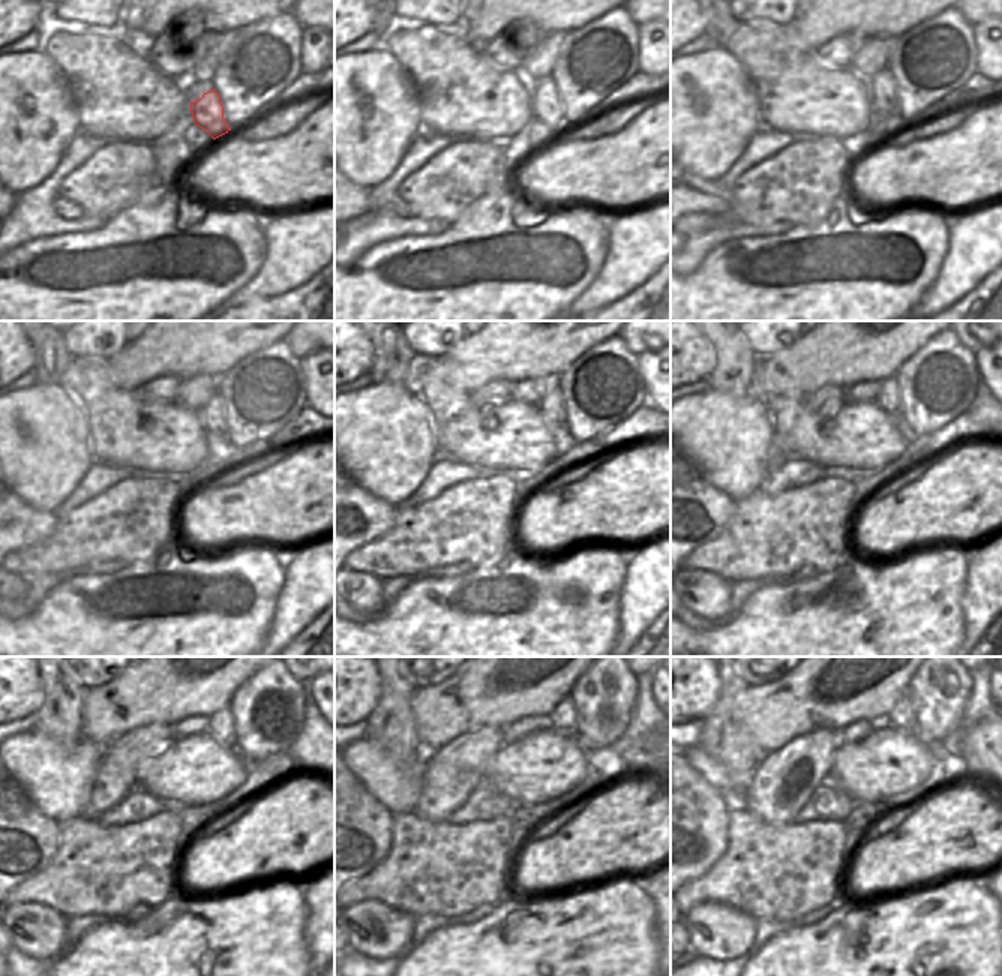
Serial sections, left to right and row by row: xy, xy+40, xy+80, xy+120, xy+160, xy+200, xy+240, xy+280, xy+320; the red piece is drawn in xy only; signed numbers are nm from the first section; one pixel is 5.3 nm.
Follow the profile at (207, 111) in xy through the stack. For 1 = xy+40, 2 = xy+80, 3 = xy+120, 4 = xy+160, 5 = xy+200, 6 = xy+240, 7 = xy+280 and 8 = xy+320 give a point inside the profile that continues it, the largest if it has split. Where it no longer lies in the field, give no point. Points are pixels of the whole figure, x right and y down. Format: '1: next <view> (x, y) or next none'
1: next xy+40 (546, 107)
2: next xy+80 (884, 101)
3: next xy+120 (213, 417)
4: next xy+160 (552, 407)
5: next xy+200 (890, 399)
6: next xy+240 (221, 727)
7: next xy+280 (563, 717)
8: next xy+320 (902, 715)

